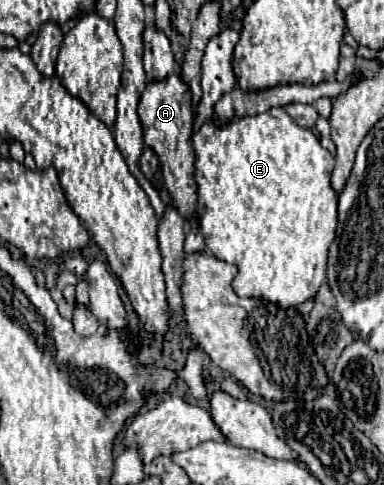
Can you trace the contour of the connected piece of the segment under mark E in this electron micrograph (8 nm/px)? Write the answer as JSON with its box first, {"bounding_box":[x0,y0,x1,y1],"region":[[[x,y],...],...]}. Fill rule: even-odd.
{"bounding_box":[192,108,338,308],"region":[[[270,108],[264,114],[256,116],[244,116],[244,118],[232,118],[224,124],[216,122],[214,118],[206,122],[194,136],[192,136],[194,152],[196,152],[196,182],[198,182],[198,216],[200,216],[200,232],[204,236],[206,248],[218,258],[228,264],[238,266],[238,276],[234,278],[232,286],[238,296],[254,296],[254,298],[264,298],[274,304],[280,304],[284,308],[304,304],[308,298],[316,296],[318,288],[322,282],[326,282],[326,260],[328,260],[328,246],[334,240],[336,234],[336,204],[338,196],[330,188],[330,174],[332,174],[332,154],[320,146],[318,138],[312,134],[312,130],[298,126],[286,112],[284,108]]]}

